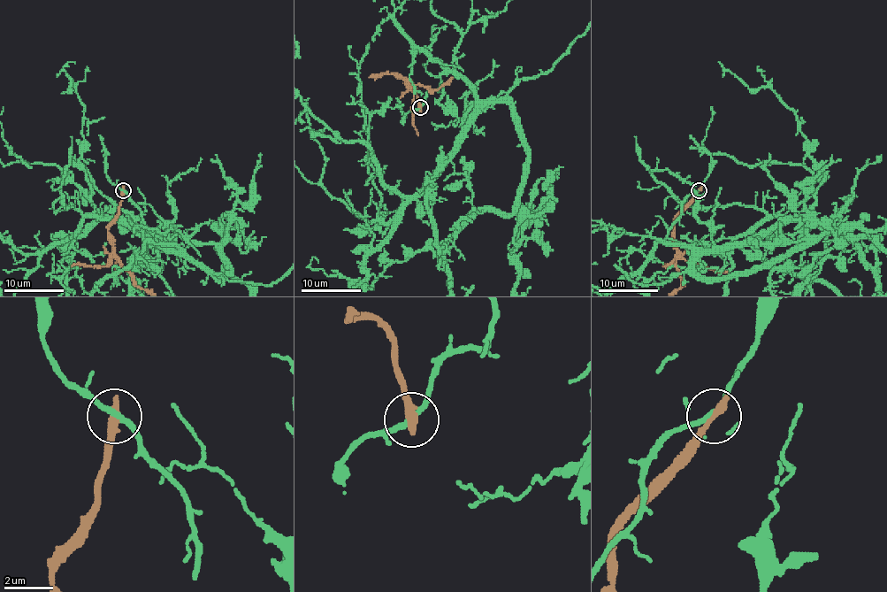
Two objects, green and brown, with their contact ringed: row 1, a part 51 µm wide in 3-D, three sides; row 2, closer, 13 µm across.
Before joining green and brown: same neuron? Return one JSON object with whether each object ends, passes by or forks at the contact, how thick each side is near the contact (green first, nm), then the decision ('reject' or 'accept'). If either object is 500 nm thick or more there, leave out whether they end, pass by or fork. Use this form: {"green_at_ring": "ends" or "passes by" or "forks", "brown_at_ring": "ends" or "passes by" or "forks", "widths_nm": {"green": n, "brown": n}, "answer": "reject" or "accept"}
{"green_at_ring": "passes by", "brown_at_ring": "ends", "widths_nm": {"green": 200, "brown": 380}, "answer": "reject"}

